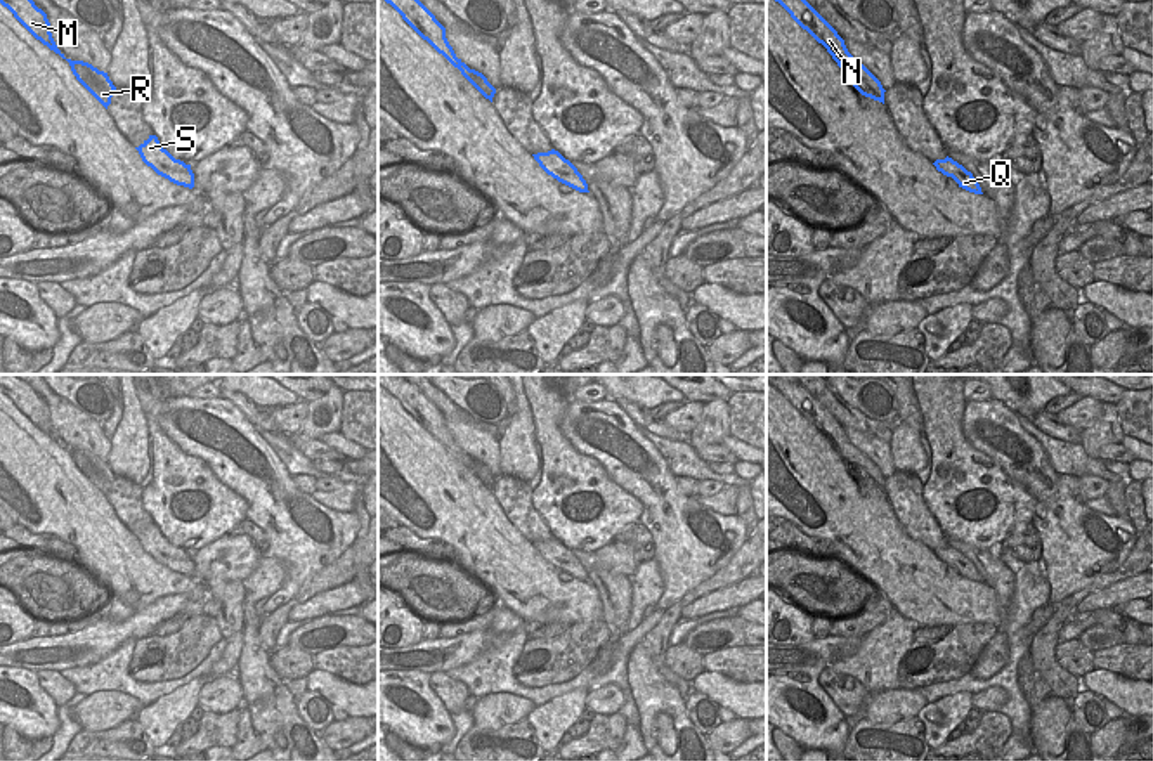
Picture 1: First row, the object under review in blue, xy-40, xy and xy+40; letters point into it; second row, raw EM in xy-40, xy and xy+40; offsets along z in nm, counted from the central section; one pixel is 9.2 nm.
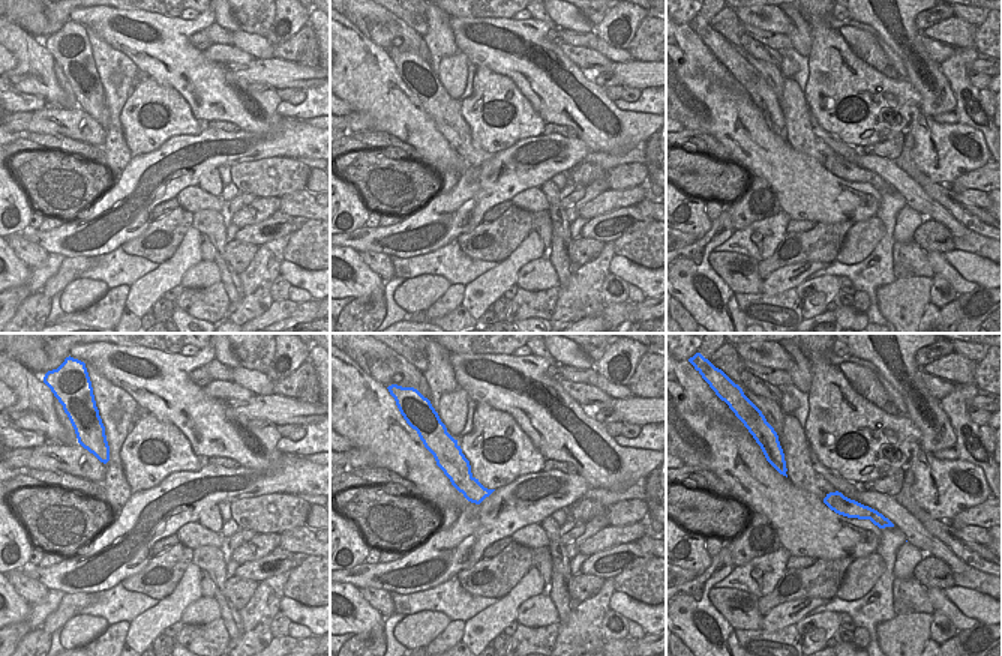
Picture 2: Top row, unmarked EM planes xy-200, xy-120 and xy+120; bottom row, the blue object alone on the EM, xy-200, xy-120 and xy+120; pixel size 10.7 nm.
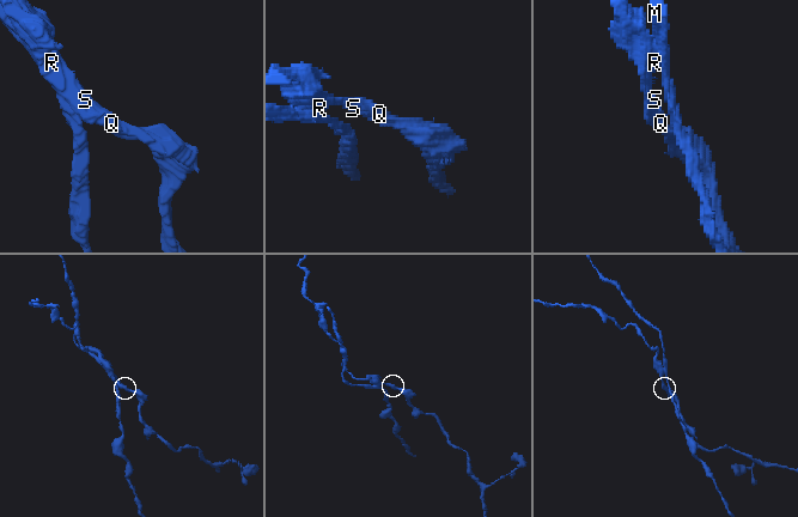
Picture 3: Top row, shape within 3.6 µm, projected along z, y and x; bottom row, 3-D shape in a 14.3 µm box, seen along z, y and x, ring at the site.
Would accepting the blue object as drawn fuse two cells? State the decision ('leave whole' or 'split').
split

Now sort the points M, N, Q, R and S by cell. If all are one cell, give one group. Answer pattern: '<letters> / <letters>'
M N / Q R S

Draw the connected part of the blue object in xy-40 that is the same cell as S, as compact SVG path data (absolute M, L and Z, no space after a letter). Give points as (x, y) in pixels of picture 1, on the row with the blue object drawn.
M149 135L139 147L135 147L142 161L151 166L158 175L168 179L177 185L194 187L194 173L191 165L175 159L158 140L156 135Z

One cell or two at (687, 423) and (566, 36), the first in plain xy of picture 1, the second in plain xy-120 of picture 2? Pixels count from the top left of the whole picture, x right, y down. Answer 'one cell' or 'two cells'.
one cell

